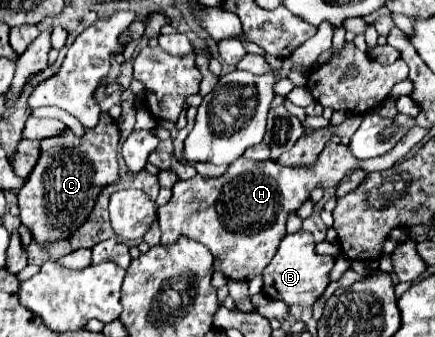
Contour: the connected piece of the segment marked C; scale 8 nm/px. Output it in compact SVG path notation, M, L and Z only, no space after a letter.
M107 113L101 115L95 129L85 131L83 139L77 139L71 131L67 131L63 139L43 139L39 163L17 193L21 223L33 233L41 247L67 239L87 221L97 193L107 185L117 183L117 147L119 127Z

